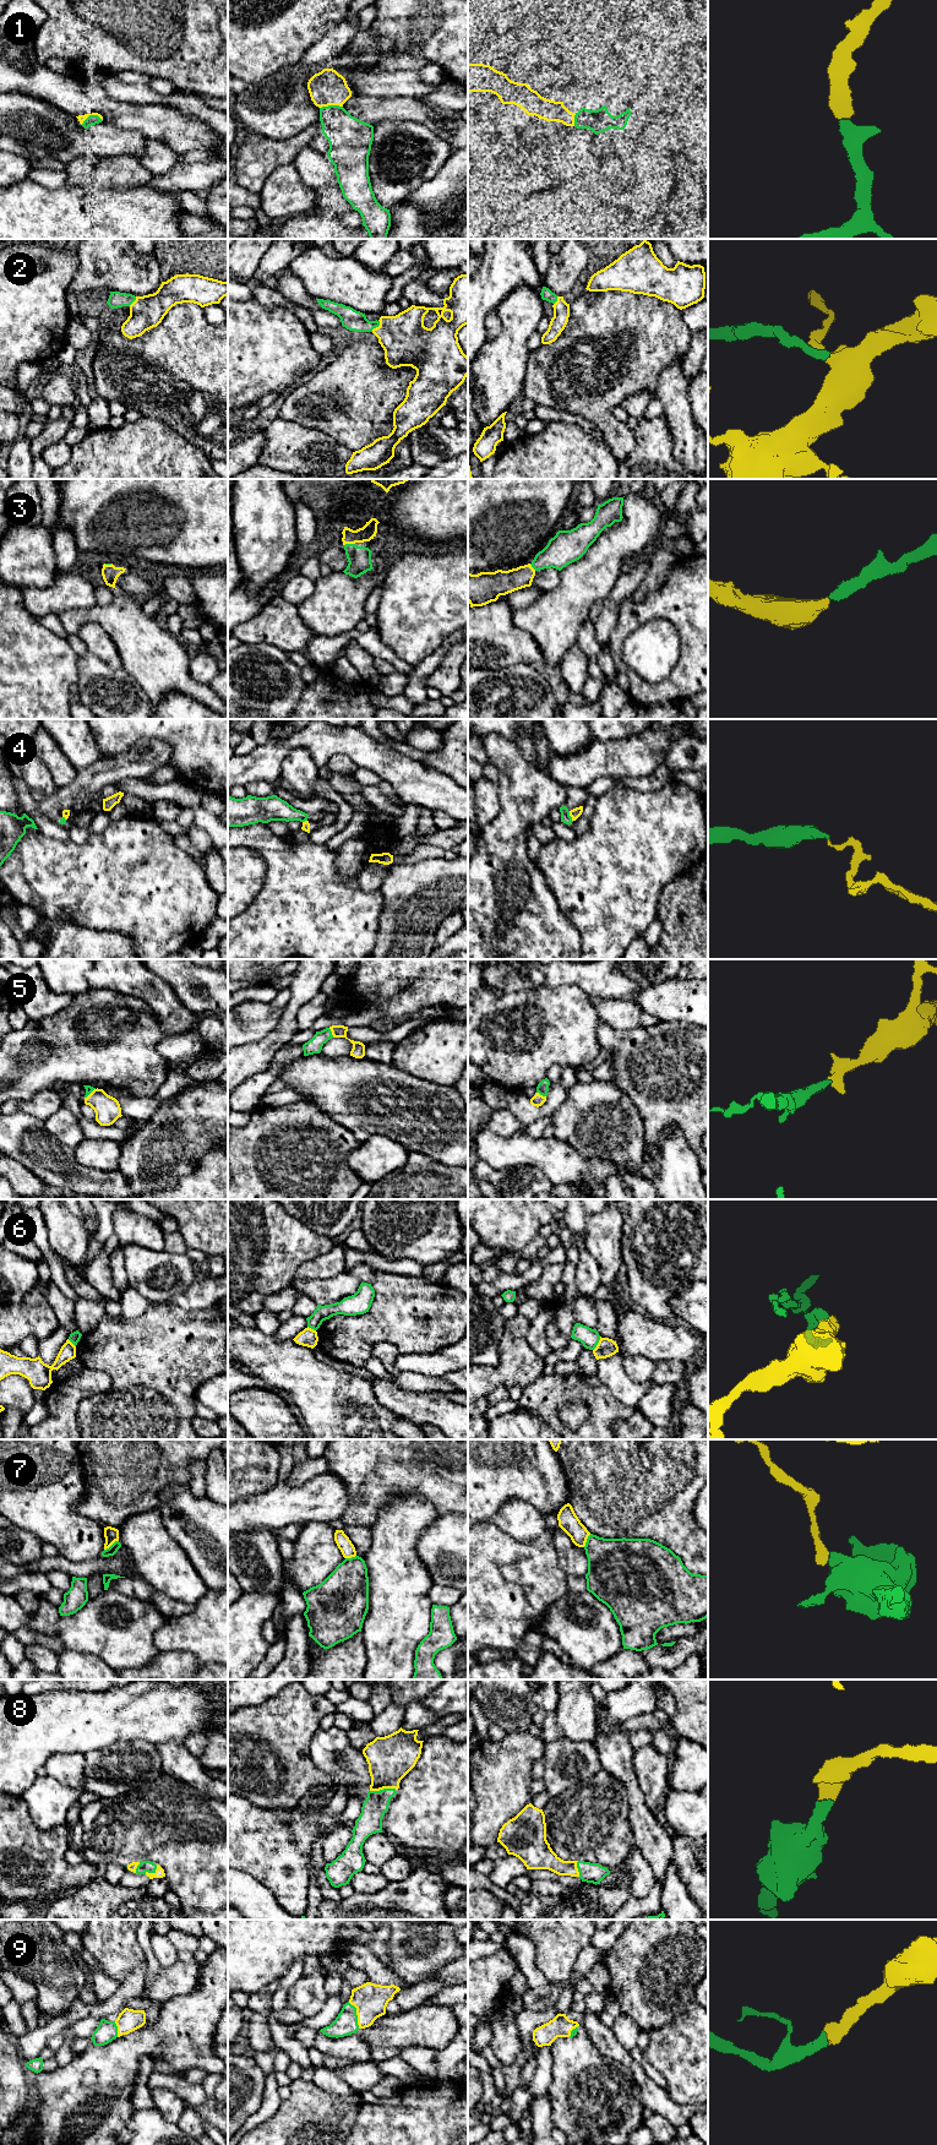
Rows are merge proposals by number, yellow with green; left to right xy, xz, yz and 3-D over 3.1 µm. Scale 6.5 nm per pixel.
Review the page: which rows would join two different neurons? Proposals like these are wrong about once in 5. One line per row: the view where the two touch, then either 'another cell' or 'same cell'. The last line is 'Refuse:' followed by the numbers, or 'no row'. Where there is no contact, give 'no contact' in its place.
1: contact in xz; same cell
2: contact in xz; same cell
3: contact in xz; same cell
4: contact in yz; another cell
5: contact in xz; same cell
6: contact in yz; another cell
7: contact in xy; another cell
8: contact in xz; same cell
9: contact in xz; same cell
Refuse: 4, 6, 7

